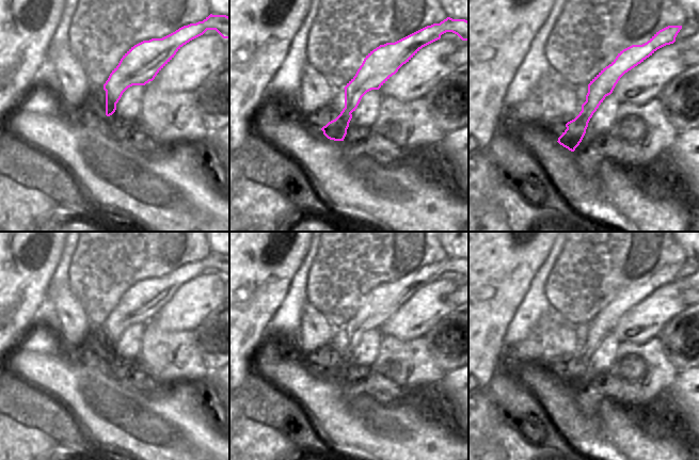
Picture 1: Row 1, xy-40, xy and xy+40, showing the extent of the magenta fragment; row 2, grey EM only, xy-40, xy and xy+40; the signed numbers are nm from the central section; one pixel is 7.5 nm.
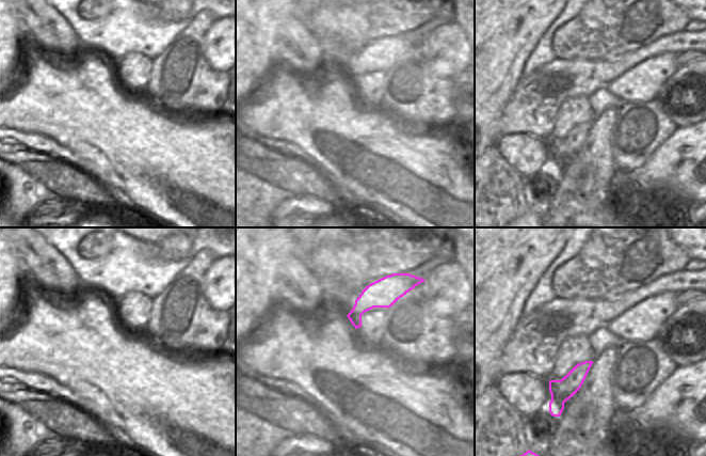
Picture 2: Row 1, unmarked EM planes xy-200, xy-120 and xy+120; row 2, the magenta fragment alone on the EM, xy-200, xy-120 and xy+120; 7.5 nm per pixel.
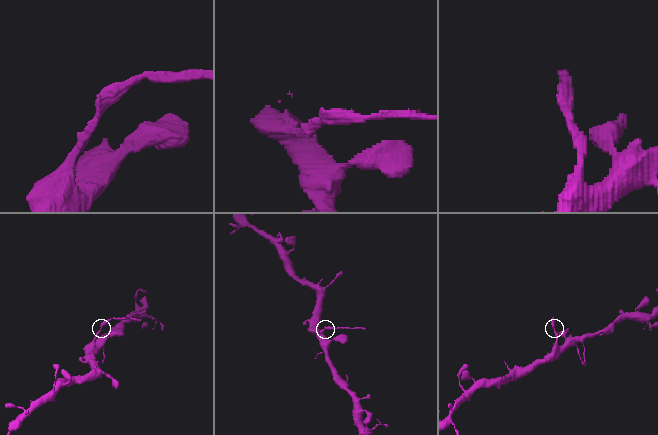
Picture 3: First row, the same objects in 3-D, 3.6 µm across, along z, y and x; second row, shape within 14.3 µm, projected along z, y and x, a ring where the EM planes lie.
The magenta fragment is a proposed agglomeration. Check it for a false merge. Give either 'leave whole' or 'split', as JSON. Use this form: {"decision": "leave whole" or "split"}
{"decision": "split"}

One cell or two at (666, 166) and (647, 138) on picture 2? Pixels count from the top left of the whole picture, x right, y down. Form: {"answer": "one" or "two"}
{"answer": "two"}

